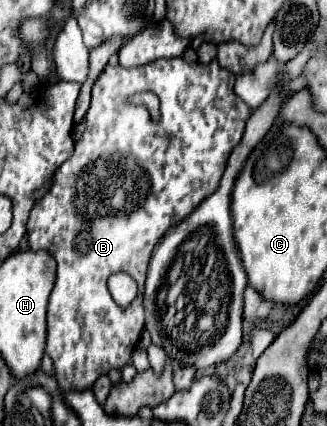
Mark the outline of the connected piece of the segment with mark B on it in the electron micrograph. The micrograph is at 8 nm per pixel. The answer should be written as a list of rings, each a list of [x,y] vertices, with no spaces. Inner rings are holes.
[[[172,58],[172,60],[156,60],[138,68],[122,68],[122,66],[106,66],[106,70],[100,74],[100,78],[94,84],[92,90],[92,106],[86,114],[88,120],[88,128],[82,136],[80,142],[76,142],[74,154],[66,160],[58,168],[56,176],[54,176],[54,184],[50,188],[50,192],[46,192],[42,196],[40,202],[34,204],[30,218],[26,224],[26,235],[28,236],[28,244],[32,250],[46,250],[56,258],[58,270],[56,270],[56,284],[54,290],[50,294],[50,302],[48,302],[48,342],[46,342],[46,354],[54,360],[54,370],[56,370],[56,380],[60,384],[62,390],[86,390],[90,388],[98,376],[108,374],[110,370],[122,370],[126,364],[132,362],[132,352],[140,340],[140,332],[144,328],[144,306],[142,306],[142,286],[146,280],[146,270],[148,270],[148,262],[150,262],[150,254],[154,250],[154,246],[158,244],[158,240],[166,234],[168,228],[176,226],[178,222],[182,222],[182,218],[188,218],[192,214],[192,210],[210,194],[214,194],[214,190],[218,188],[218,182],[224,174],[226,162],[230,152],[234,150],[234,146],[240,142],[242,134],[244,134],[244,126],[246,120],[250,118],[252,110],[234,94],[234,80],[236,76],[232,76],[228,70],[222,70],[218,60],[212,60],[208,64],[200,64],[200,62],[186,62],[184,58]],[[134,92],[156,92],[156,96],[160,98],[160,120],[154,122],[150,118],[150,112],[146,110],[146,106],[134,106],[128,104],[128,98]],[[114,272],[128,272],[136,282],[138,282],[138,296],[136,300],[128,306],[128,308],[120,308],[110,292],[106,292],[106,280],[110,274]]]

